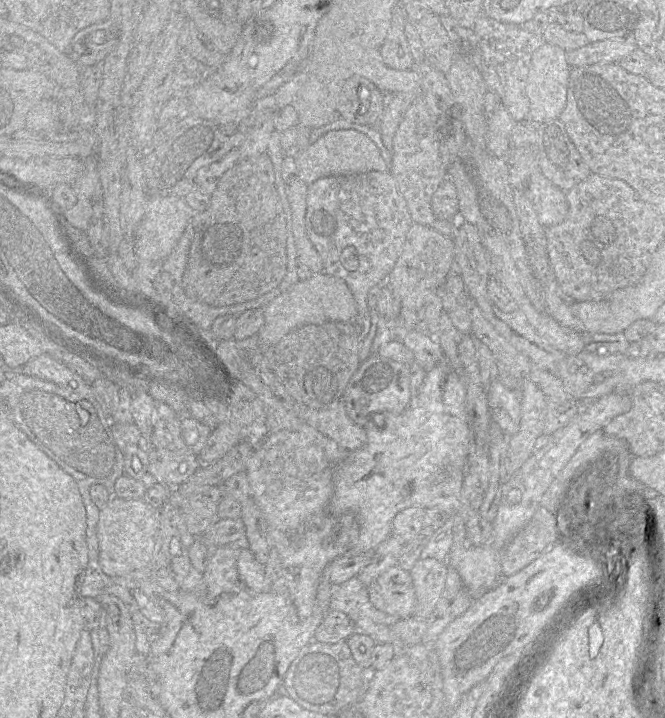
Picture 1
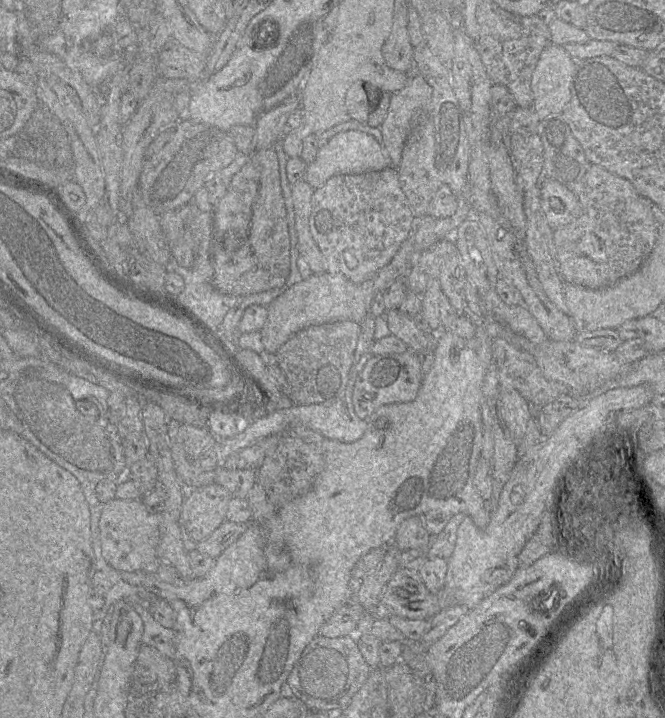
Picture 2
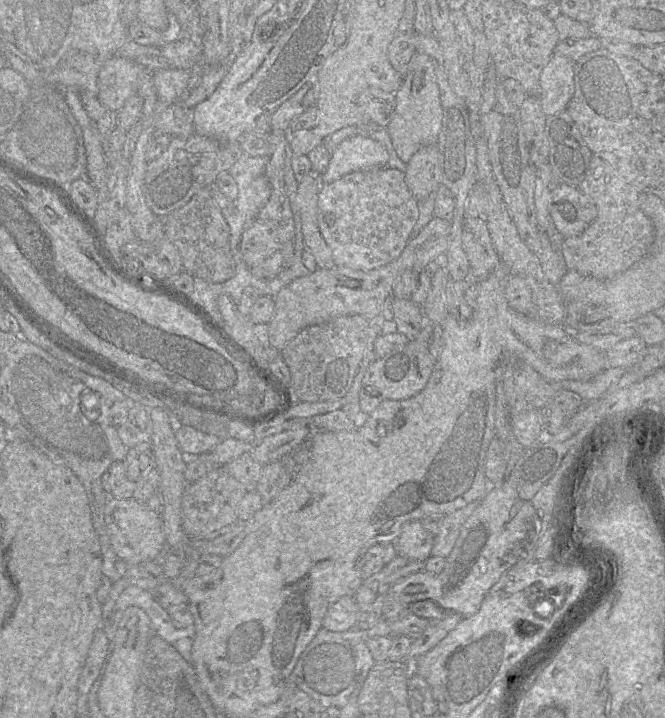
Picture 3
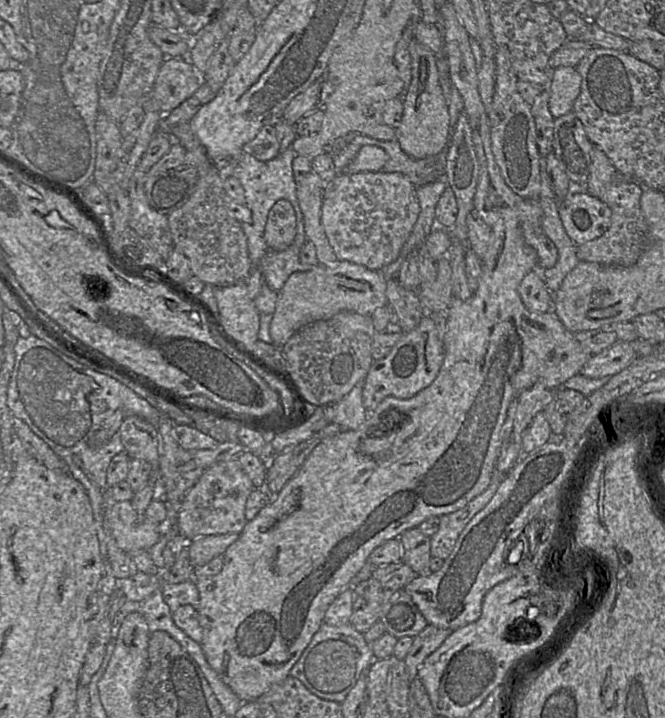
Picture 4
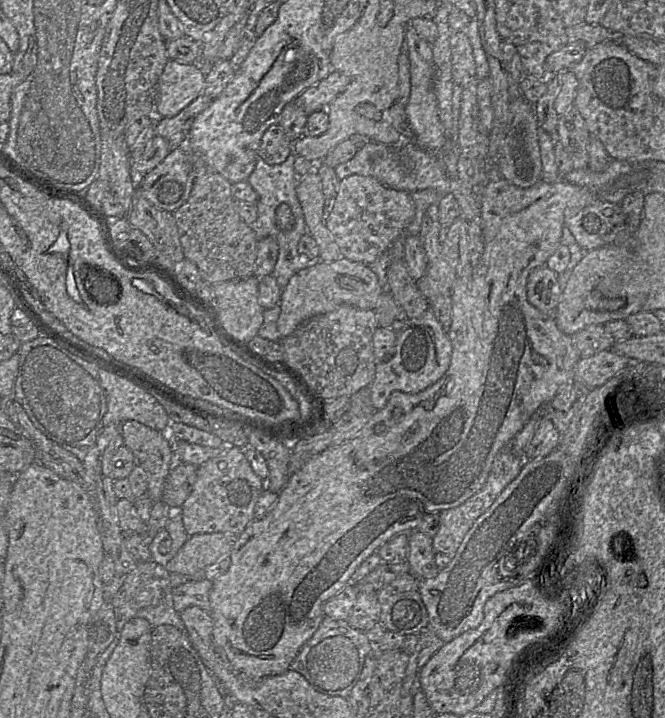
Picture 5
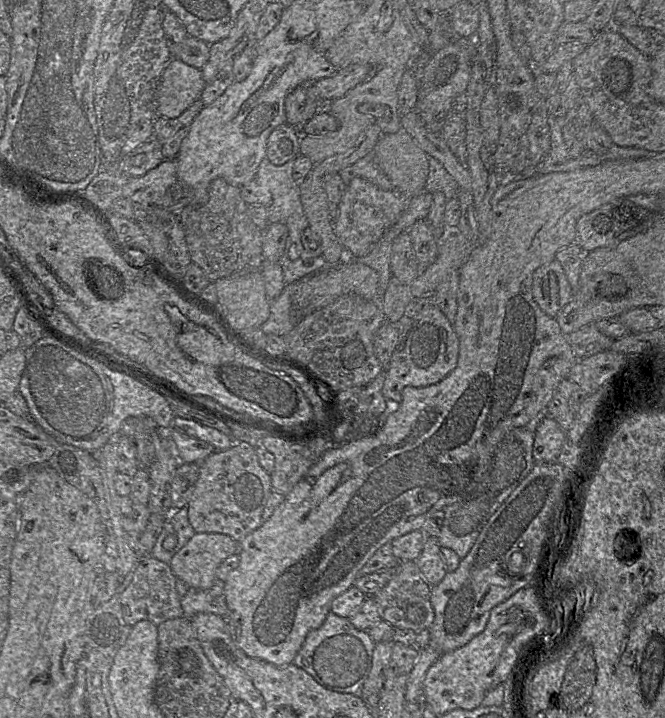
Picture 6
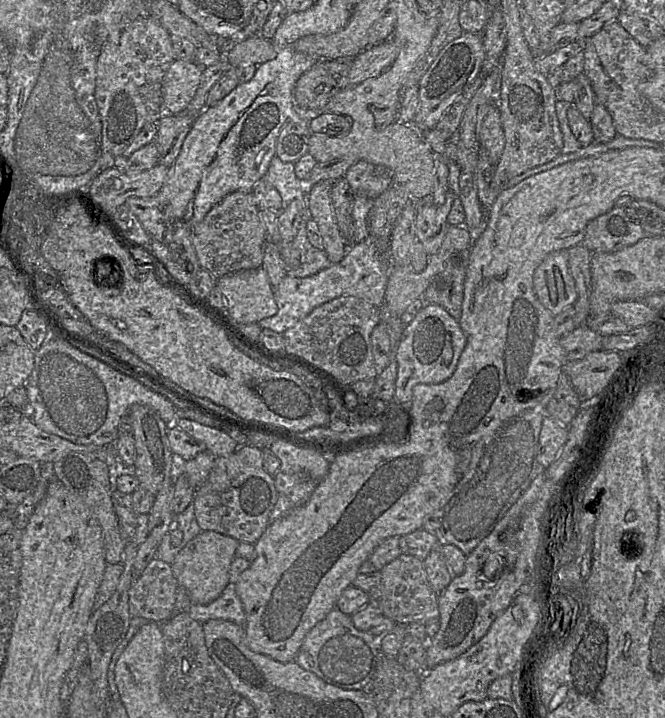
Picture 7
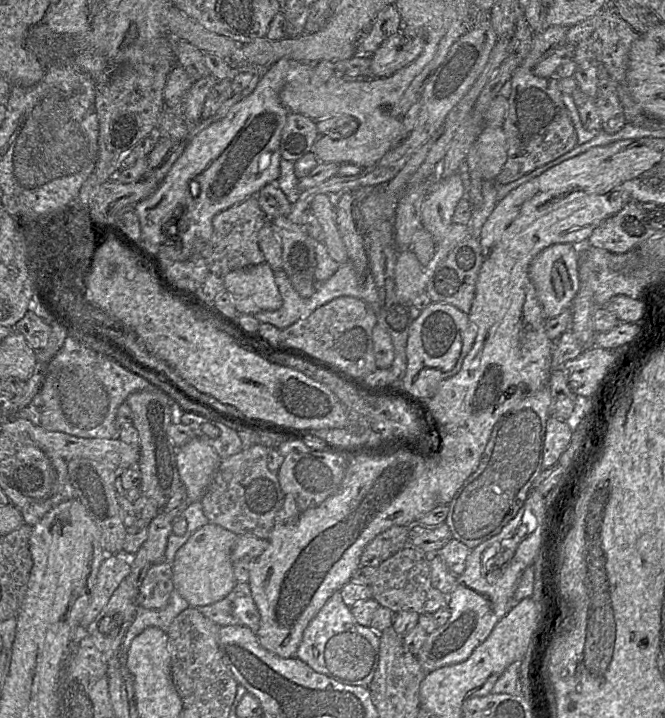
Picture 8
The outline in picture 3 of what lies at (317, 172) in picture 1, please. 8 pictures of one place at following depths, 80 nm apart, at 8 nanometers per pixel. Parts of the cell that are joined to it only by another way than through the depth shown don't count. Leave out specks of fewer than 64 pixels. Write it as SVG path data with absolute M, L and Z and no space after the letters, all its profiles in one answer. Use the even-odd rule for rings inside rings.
M353 136L338 145L319 180L324 184L354 171L382 169L388 160L389 155L379 142L367 136Z

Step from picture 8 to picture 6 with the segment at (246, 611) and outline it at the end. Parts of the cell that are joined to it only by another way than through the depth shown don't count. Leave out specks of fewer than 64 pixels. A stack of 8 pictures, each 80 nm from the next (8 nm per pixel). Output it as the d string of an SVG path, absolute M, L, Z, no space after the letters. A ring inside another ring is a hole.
M219 579L206 590L190 587L180 599L180 603L187 618L200 612L206 612L217 614L226 620L230 614L224 594L224 581Z

